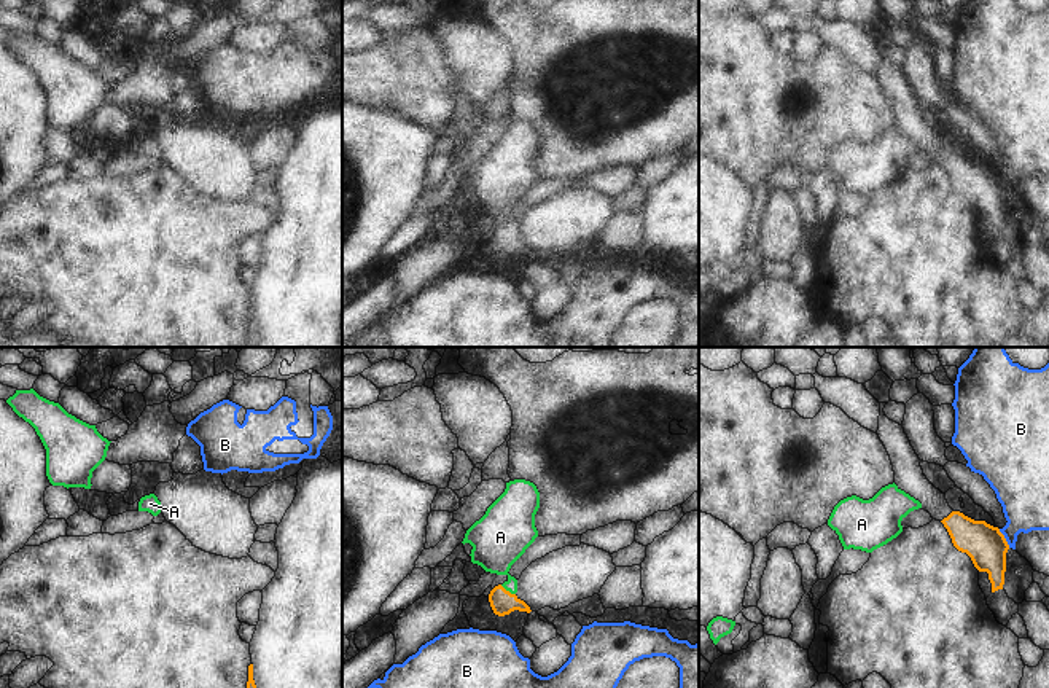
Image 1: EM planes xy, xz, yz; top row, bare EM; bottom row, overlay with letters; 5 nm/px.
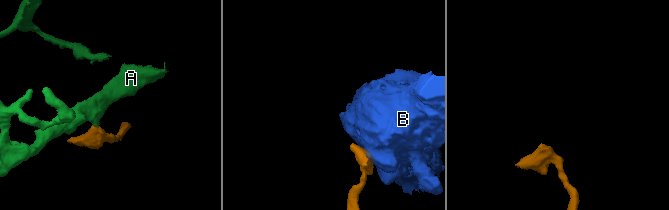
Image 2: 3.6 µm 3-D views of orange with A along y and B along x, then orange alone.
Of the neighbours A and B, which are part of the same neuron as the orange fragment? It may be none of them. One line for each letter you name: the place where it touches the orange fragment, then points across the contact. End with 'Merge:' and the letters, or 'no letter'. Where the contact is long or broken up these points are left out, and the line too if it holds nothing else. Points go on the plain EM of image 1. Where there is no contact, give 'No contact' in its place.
A: Touches orange at xz (508, 234). Path across: xz (503, 246), (508, 234), (497, 187)
Merge: A.

